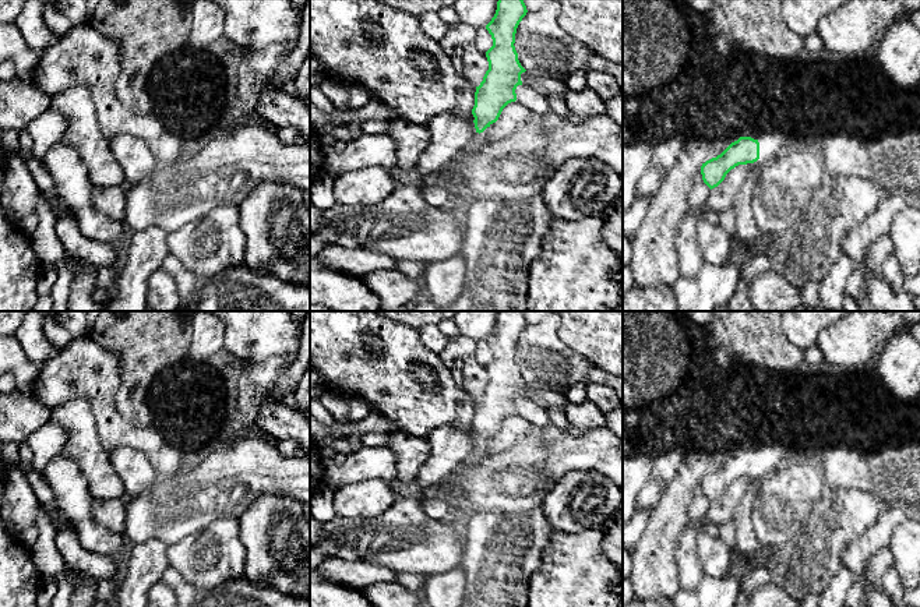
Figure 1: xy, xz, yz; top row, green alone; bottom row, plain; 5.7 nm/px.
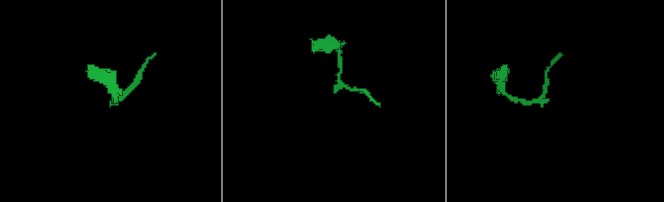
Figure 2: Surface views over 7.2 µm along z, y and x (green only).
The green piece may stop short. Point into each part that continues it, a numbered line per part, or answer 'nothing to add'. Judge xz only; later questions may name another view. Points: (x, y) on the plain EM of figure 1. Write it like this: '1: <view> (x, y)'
nothing to add

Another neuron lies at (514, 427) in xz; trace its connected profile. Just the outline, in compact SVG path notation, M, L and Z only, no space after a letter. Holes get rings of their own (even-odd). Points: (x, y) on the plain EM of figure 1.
M518 413L508 416L498 433L490 437L490 447L496 452L510 449L521 437L532 430L533 424Z

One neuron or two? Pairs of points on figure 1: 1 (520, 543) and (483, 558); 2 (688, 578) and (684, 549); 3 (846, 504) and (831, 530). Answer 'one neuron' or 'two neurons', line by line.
1: one neuron
2: one neuron
3: one neuron

